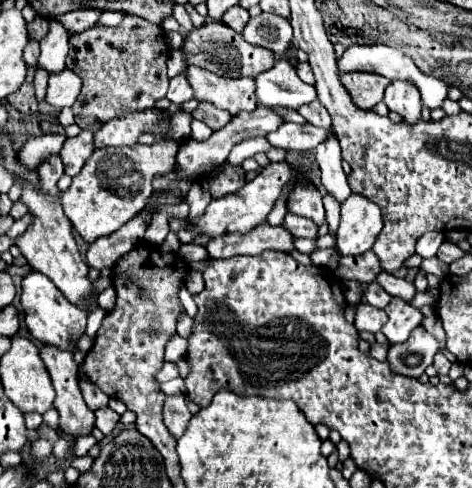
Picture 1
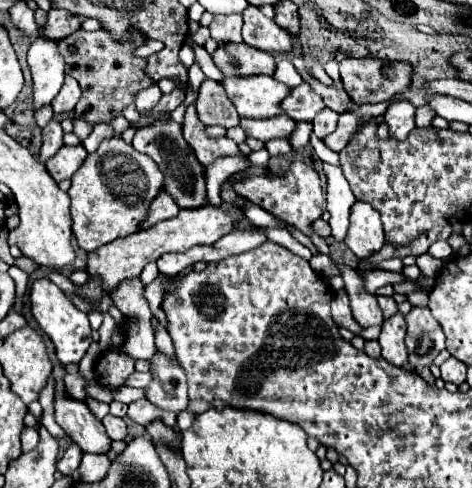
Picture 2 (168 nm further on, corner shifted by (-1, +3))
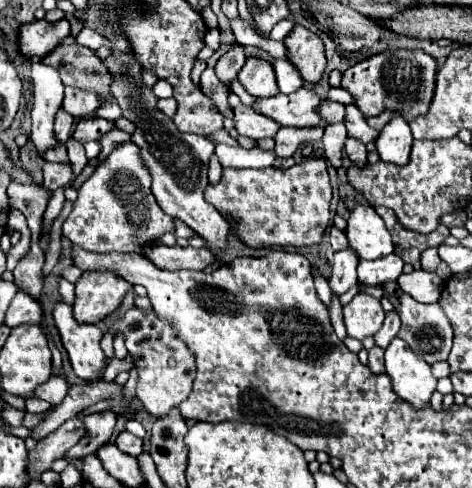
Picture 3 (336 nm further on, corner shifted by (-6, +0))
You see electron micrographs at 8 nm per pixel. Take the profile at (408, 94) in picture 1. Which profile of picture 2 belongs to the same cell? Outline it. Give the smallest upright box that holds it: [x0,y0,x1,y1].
[385,98,415,140]

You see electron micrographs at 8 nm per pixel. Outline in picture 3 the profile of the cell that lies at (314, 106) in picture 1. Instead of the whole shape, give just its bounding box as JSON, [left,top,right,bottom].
[322,123,346,169]

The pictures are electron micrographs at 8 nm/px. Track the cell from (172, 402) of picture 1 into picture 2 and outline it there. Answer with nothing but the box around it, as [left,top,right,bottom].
[145,352,189,414]

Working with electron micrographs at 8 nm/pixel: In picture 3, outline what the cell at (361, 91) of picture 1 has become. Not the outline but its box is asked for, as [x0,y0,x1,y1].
[342,49,436,121]

